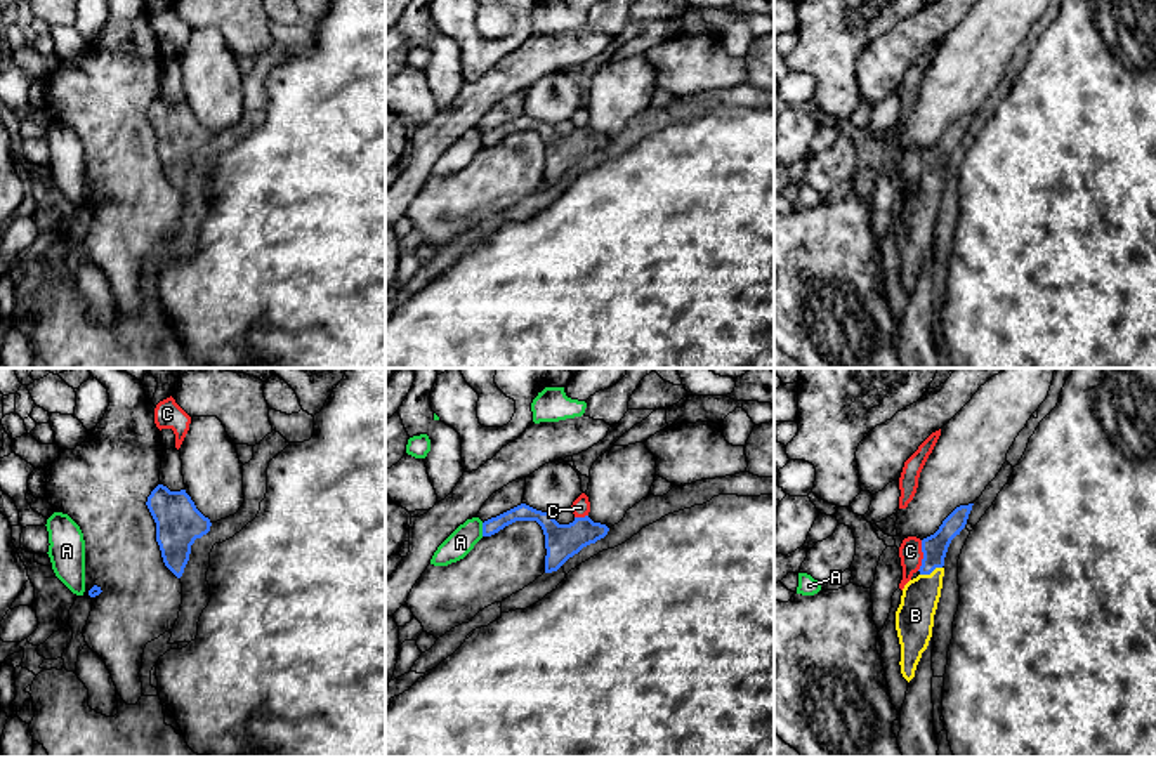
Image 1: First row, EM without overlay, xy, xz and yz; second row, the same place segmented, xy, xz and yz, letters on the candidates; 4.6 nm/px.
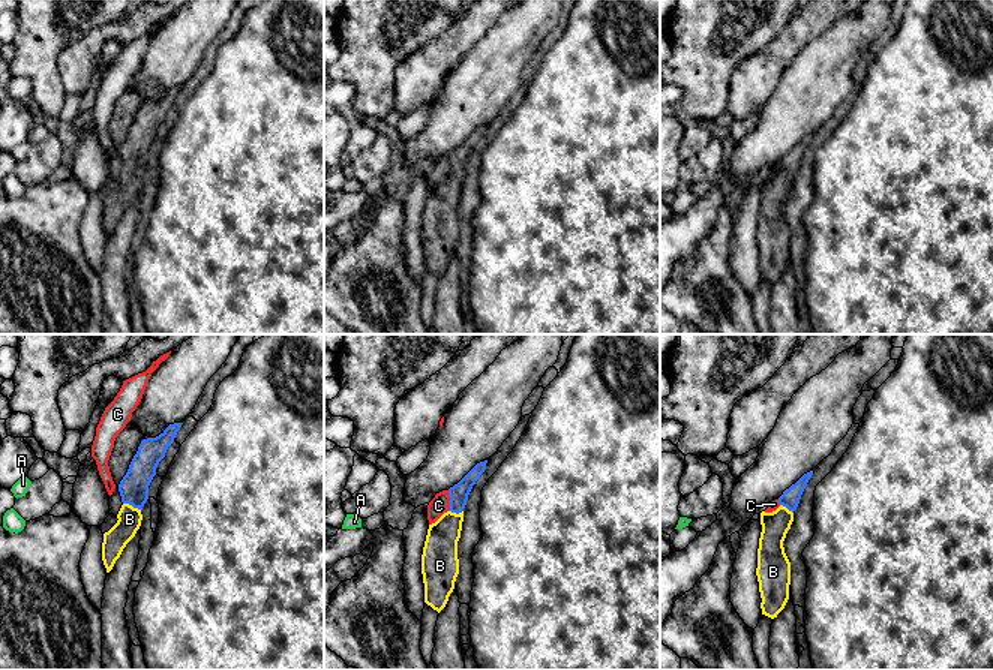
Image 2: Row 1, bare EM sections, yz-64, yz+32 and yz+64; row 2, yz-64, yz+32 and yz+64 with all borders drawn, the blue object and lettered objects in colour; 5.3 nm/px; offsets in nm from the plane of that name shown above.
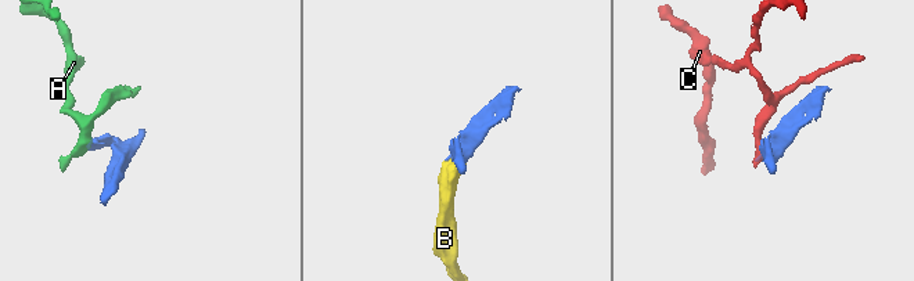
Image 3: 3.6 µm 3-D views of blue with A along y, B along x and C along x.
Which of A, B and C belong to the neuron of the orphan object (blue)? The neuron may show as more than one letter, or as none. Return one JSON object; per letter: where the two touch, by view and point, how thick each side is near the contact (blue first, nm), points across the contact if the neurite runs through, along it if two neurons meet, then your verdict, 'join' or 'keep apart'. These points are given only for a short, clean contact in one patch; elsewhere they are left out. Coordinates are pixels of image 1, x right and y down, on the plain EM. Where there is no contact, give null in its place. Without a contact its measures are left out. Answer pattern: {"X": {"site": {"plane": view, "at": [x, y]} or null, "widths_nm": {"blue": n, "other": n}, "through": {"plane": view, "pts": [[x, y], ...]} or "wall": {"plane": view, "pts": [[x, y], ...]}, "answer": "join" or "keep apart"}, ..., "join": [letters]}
{"A": {"site": {"plane": "xz", "at": [483, 141]}, "widths_nm": {"blue": 80, "other": 120}, "wall": {"plane": "xz", "pts": [[481, 134], [483, 146]]}, "answer": "keep apart"}, "B": {"site": {"plane": "yz", "at": [931, 183]}, "widths_nm": {"blue": 120, "other": 180}, "answer": "join"}, "C": {"site": {"plane": "yz", "at": [924, 167]}, "widths_nm": {"blue": 120, "other": 110}, "wall": {"plane": "yz", "pts": [[922, 151], [922, 176], [917, 181]]}, "answer": "keep apart"}, "join": ["B"]}

